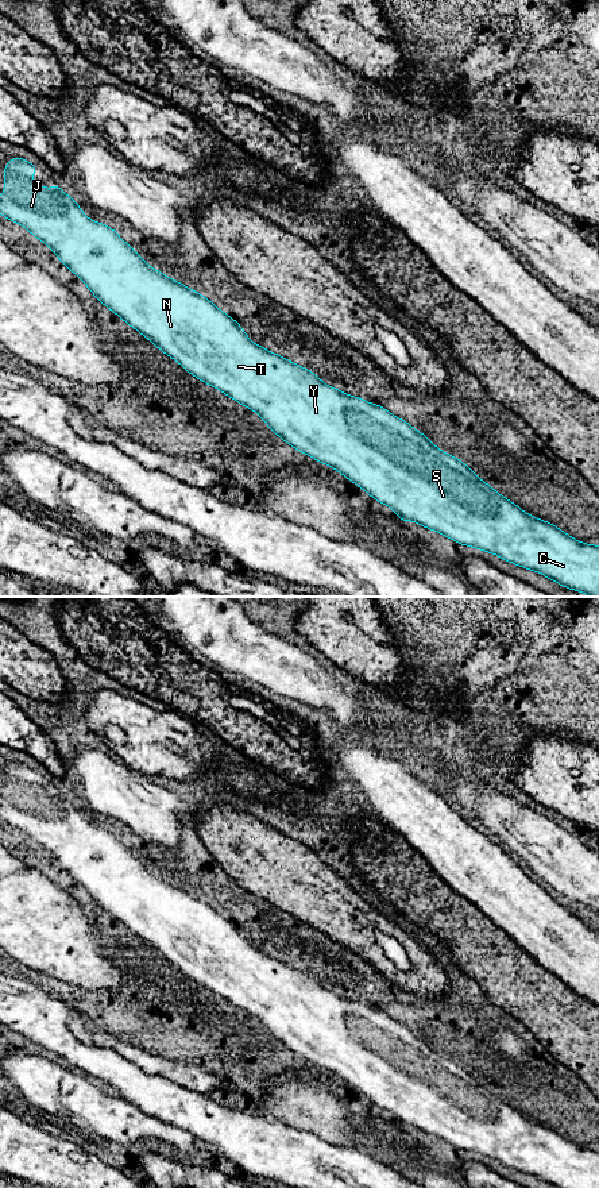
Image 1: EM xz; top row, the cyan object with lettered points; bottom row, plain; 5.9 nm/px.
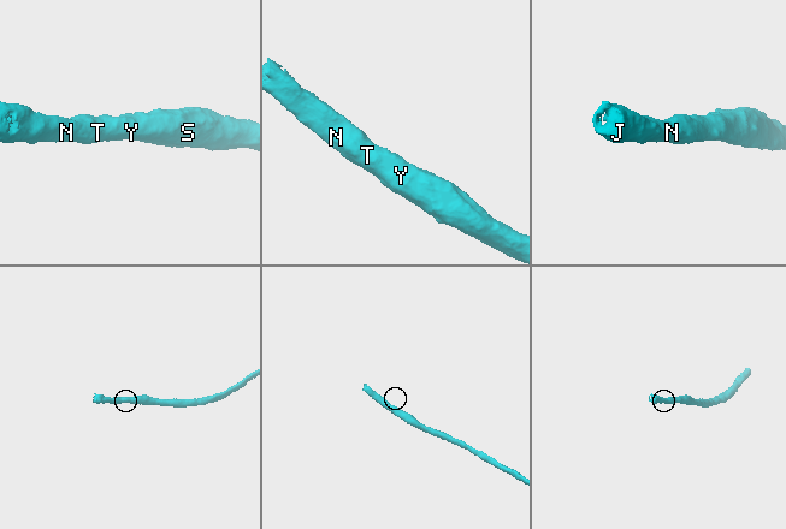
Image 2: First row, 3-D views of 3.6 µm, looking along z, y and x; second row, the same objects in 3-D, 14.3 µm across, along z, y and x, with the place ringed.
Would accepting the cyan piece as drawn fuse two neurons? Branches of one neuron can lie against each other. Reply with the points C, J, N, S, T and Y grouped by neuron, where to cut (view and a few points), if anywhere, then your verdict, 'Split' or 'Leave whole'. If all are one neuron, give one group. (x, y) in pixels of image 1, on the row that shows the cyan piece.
Groups: C J N S T Y. No split. Leave whole

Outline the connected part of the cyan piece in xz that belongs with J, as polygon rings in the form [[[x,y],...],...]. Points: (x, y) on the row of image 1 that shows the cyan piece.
[[[13,157],[5,165],[0,215],[23,225],[47,244],[100,302],[151,340],[161,352],[175,359],[196,378],[256,412],[277,436],[293,448],[337,470],[359,489],[366,490],[371,498],[390,506],[402,521],[414,521],[461,545],[495,554],[506,562],[540,572],[567,589],[599,597],[599,545],[580,543],[556,525],[526,514],[479,479],[467,464],[438,450],[425,435],[383,406],[333,389],[308,369],[256,346],[237,321],[206,297],[152,269],[115,230],[86,217],[78,204],[55,182],[49,190],[30,181],[28,177],[36,170],[38,166],[19,157]]]

